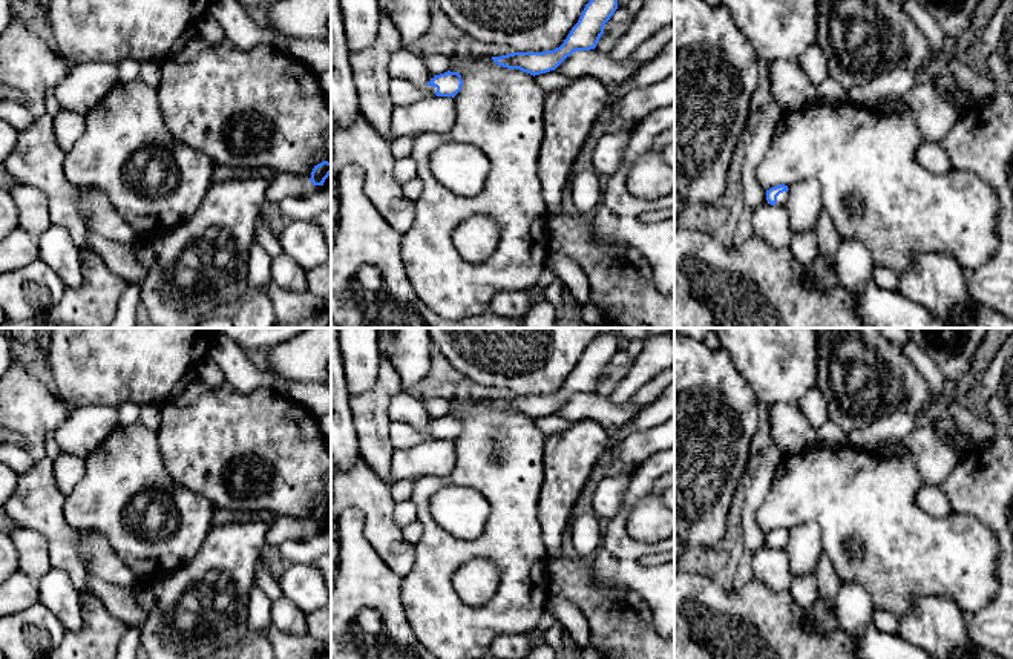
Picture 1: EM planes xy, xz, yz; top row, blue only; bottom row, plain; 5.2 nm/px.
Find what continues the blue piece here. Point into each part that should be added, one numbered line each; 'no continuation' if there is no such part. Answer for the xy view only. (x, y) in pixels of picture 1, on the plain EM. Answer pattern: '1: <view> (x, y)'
no continuation

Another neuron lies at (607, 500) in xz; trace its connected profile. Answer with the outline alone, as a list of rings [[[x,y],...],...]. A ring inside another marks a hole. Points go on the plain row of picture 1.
[[[630,474],[608,477],[599,483],[592,498],[592,504],[596,512],[596,516],[602,523],[610,521],[615,515],[619,513],[628,483],[630,483]]]

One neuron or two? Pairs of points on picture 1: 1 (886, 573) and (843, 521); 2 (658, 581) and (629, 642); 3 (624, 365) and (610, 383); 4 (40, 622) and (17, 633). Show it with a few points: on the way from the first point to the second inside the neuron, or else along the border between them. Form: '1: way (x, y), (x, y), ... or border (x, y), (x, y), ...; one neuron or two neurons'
1: way (886, 560), (857, 529); one neuron
2: border (645, 613), (658, 635); two neurons
3: way (619, 370), (610, 379); one neuron
4: way (34, 629), (29, 633), (23, 633); one neuron

